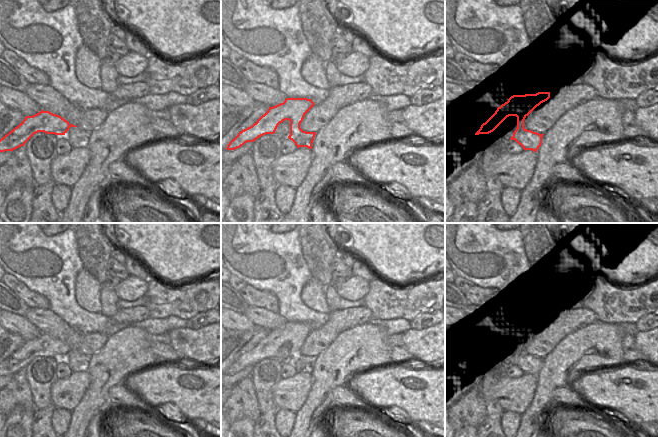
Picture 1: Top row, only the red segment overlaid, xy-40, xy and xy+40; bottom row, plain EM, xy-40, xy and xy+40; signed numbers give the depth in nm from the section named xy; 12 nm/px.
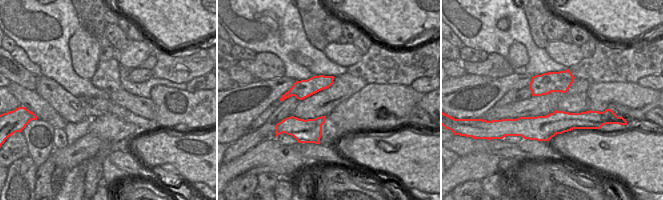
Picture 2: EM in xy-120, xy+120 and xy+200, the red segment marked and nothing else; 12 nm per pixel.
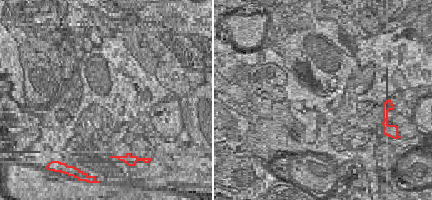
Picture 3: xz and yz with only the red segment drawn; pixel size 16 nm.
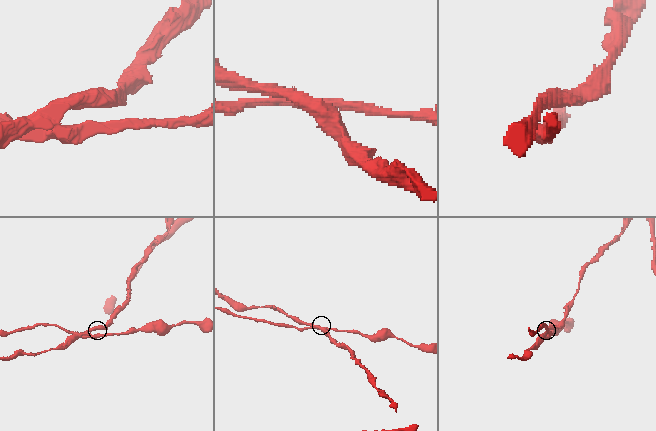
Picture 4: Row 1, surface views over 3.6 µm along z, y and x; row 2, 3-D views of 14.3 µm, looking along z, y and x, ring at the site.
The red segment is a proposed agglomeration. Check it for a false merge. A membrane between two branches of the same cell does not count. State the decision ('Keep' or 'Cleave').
Cleave.

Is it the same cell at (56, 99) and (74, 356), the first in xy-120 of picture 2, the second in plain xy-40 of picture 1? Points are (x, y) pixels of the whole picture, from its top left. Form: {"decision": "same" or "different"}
{"decision": "different"}

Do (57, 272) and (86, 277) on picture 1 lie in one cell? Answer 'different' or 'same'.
different

